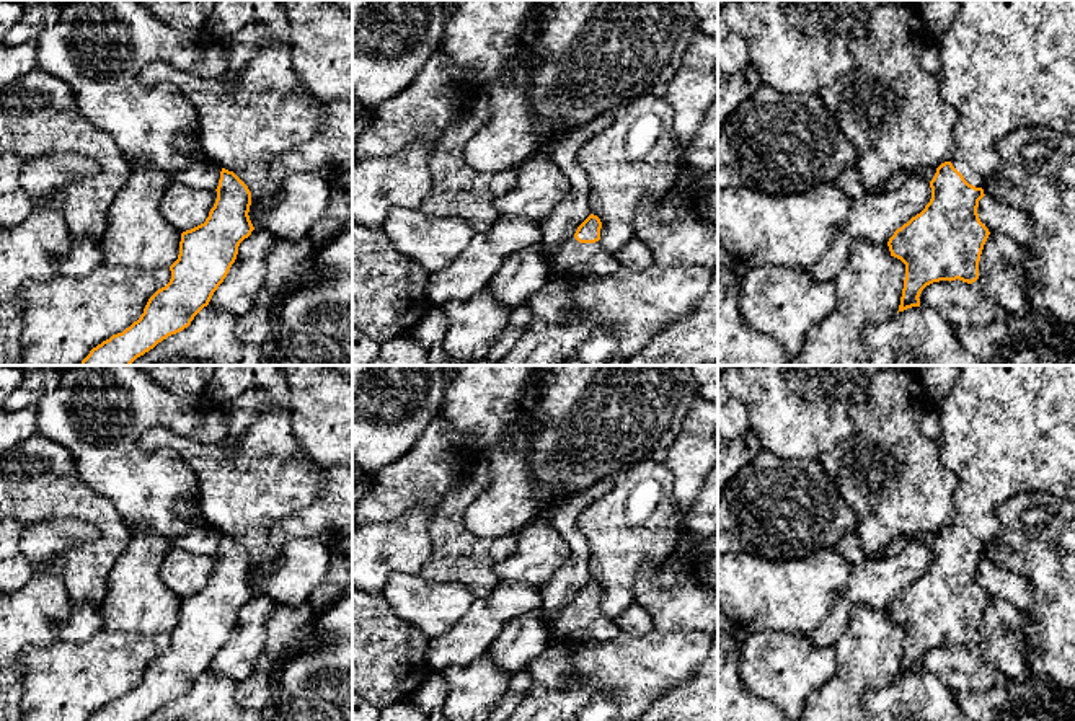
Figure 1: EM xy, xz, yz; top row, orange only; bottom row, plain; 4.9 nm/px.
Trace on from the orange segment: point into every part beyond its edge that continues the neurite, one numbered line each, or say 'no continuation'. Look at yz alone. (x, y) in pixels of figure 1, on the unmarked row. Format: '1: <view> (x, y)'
1: yz (1005, 429)

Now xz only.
1: xz (570, 623)

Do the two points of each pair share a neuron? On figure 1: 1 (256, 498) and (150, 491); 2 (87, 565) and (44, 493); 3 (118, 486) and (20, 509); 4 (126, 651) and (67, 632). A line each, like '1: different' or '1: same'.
1: different
2: same
3: different
4: different

